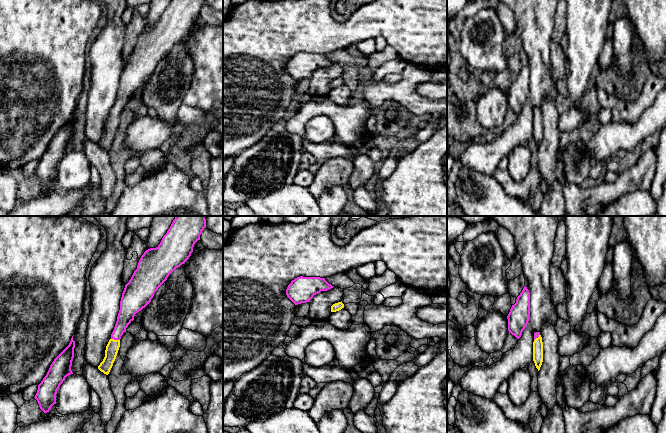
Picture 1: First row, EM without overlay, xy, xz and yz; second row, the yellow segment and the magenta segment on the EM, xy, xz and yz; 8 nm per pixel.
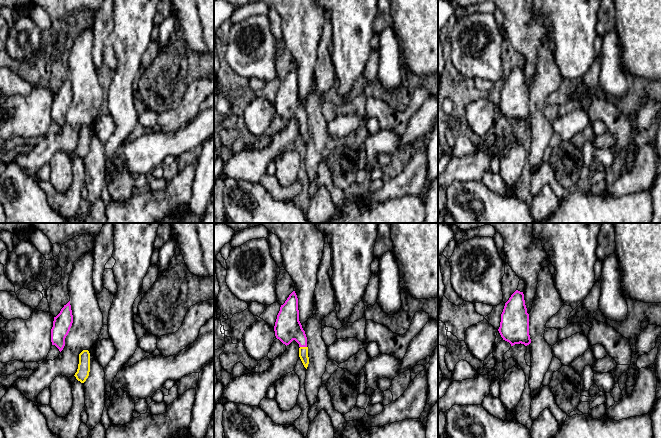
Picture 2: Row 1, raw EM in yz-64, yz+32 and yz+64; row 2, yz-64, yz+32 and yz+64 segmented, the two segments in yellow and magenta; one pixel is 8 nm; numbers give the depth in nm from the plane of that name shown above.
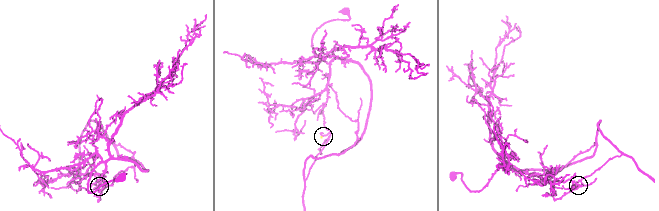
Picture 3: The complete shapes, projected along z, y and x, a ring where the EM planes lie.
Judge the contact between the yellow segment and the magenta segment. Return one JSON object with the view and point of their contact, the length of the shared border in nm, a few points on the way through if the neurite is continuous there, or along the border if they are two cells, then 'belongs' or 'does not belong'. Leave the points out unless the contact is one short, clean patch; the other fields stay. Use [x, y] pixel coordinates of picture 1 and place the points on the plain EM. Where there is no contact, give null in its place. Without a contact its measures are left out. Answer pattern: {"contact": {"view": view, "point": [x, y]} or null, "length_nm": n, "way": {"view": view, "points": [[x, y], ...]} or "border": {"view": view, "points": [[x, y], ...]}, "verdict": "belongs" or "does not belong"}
{"contact": {"view": "xy", "point": [115, 116]}, "length_nm": 70, "way": {"view": "xy", "points": [[112, 123], [115, 116], [126, 90]]}, "verdict": "belongs"}

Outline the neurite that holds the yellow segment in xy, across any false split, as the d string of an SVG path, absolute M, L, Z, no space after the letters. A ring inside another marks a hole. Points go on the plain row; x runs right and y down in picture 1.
M171 0L156 24L150 24L141 32L137 45L125 61L120 86L111 110L103 137L98 145L108 151L116 135L120 115L136 89L145 84L168 52L182 40L200 16L206 0Z

